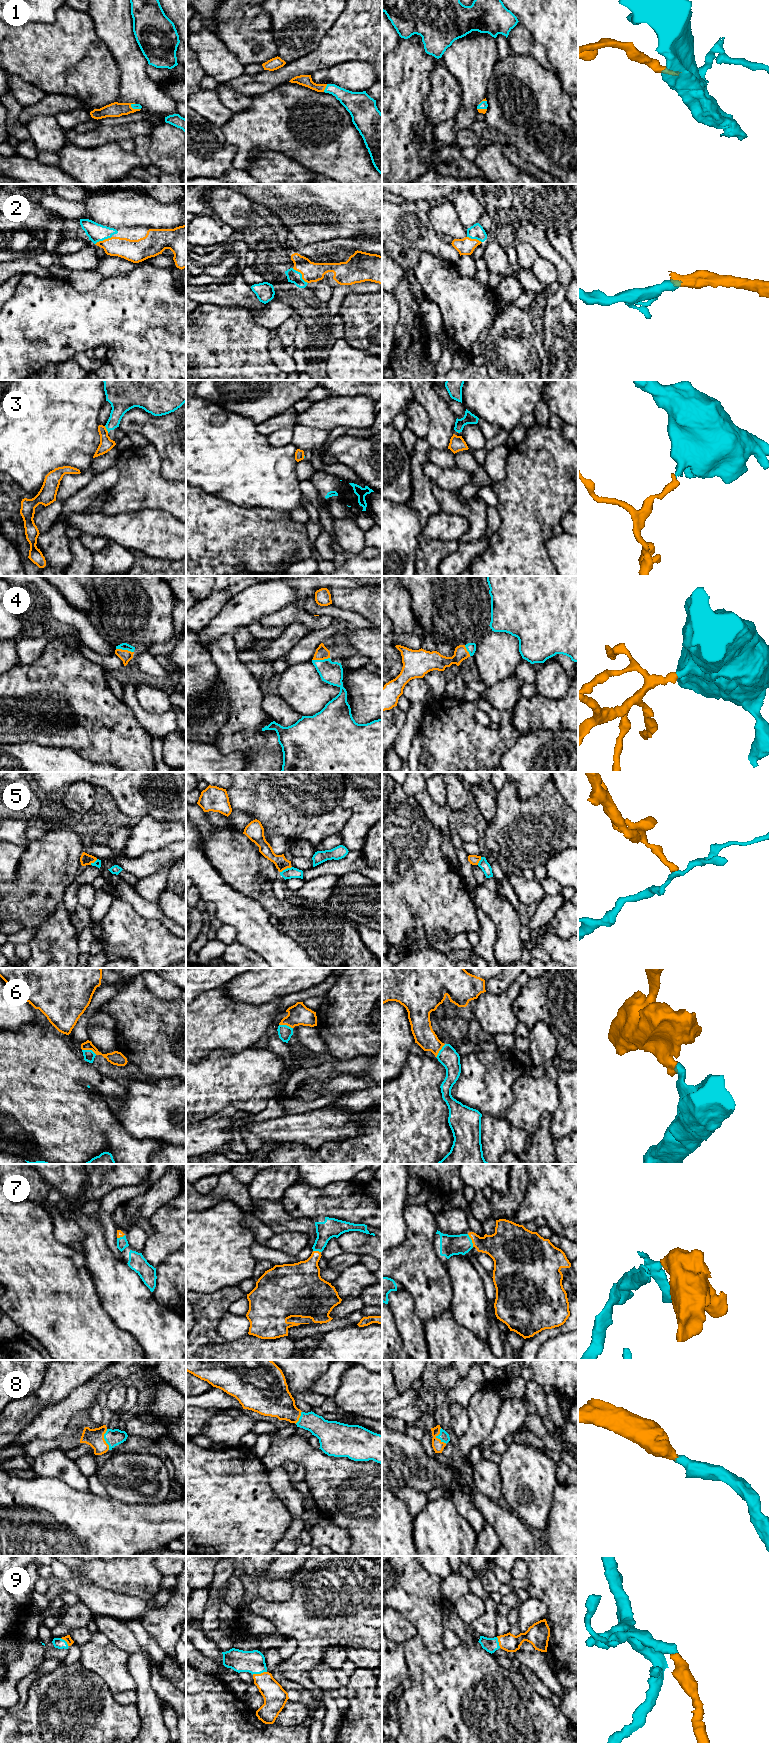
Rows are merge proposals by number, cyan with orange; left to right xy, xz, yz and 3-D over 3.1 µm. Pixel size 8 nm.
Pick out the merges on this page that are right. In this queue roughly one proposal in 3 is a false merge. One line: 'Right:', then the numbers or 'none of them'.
Right: 1, 2, 4, 6, 7, 8, 9

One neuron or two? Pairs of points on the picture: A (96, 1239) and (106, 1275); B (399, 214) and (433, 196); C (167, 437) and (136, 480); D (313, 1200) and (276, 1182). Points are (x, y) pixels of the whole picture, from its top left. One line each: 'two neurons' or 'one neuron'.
A: one neuron
B: two neurons
C: two neurons
D: two neurons

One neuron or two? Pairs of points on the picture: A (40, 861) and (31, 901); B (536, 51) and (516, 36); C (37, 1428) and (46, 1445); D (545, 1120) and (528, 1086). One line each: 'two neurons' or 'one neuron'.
A: one neuron
B: one neuron
C: two neurons
D: two neurons

